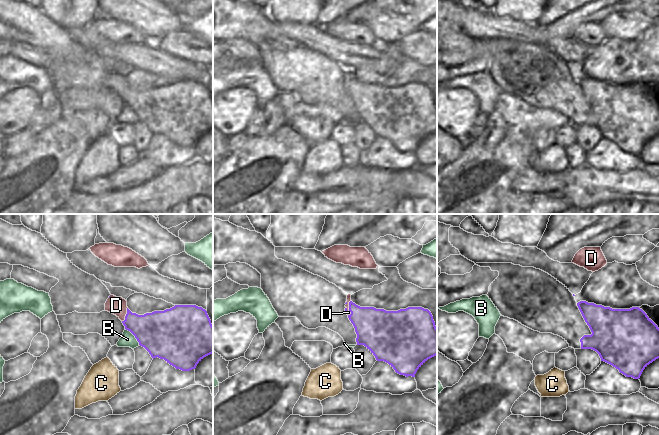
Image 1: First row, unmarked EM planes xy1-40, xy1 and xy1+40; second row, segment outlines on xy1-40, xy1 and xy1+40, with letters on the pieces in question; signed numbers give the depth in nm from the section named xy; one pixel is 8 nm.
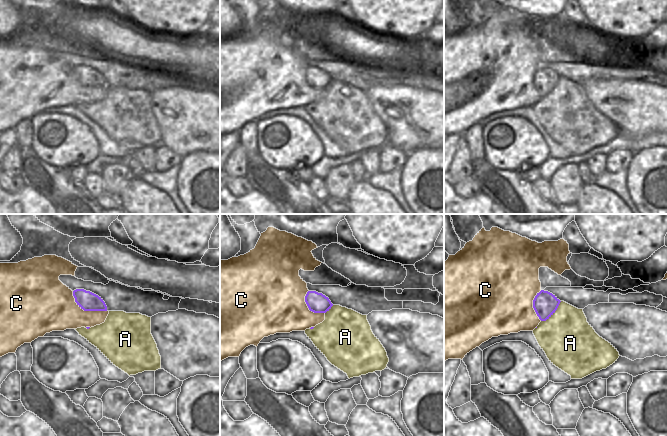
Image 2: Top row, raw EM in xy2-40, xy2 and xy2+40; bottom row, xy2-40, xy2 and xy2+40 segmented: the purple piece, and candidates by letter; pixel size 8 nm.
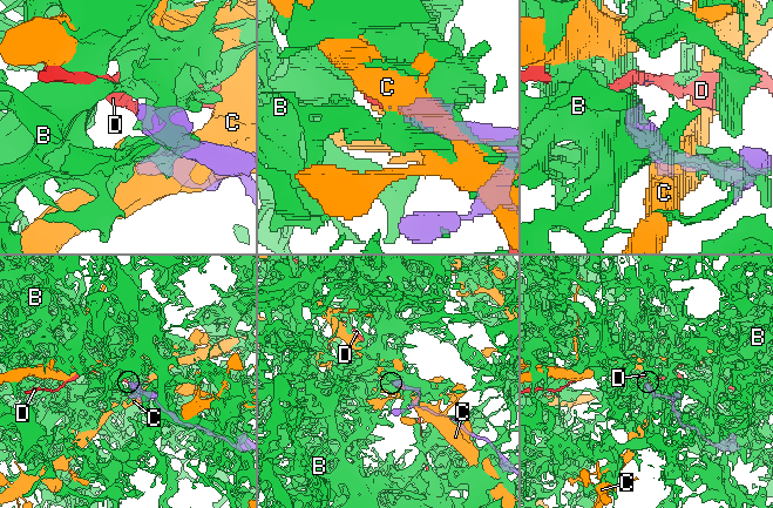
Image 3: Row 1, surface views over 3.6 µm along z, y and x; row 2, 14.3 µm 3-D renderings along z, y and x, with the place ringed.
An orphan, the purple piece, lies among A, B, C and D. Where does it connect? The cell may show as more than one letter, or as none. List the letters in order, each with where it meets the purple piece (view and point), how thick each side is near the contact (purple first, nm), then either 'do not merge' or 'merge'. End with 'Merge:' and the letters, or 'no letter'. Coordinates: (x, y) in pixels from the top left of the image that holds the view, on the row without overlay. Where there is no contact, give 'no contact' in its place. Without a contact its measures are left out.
A: contact xy2+40 (552, 89); calibres 190 and 420 nm; do not merge
B: contact xy1-40 (134, 111); calibres 380 and 120 nm; do not merge
C: contact xy2-40 (86, 86); calibres 160 and 340 nm; do not merge
D: contact xy1 (349, 84); calibres 300 and 40 nm; do not merge
Merge: no letter

